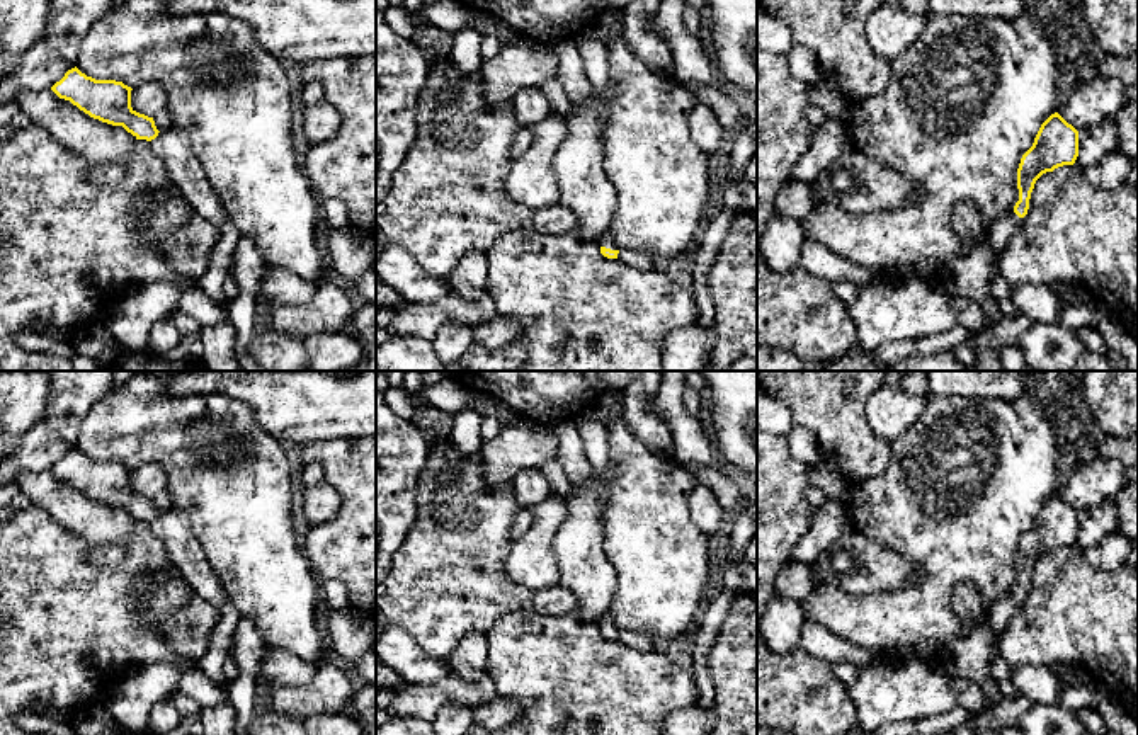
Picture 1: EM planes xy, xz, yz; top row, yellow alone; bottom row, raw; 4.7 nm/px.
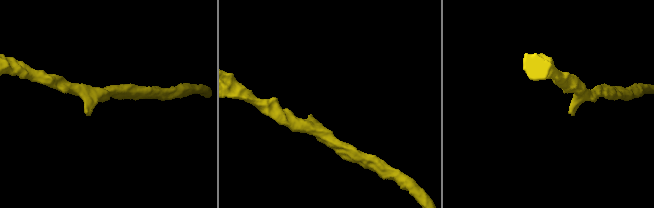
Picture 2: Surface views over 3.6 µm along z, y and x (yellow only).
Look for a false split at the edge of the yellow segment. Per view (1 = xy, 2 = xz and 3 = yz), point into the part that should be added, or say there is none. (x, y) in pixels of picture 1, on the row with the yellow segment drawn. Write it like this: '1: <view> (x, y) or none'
1: none
2: xz (606, 239)
3: yz (999, 233)

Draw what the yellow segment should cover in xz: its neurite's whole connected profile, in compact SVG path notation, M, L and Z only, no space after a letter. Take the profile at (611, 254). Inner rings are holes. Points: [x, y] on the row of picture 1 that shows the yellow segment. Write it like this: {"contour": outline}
{"contour": "M606 230L602 235L599 235L597 238L597 243L600 247L600 254L607 259L617 259L617 245L616 245L616 240L614 240L614 235Z"}

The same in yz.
{"contour": "M1058 112L1039 128L1033 146L1022 155L1017 168L1019 201L1012 211L1002 214L988 230L987 243L999 259L1009 238L1021 228L1029 209L1036 180L1063 165L1073 165L1078 157L1078 131Z"}

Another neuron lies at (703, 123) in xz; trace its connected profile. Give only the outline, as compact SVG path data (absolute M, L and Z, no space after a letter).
M697 102L689 114L689 129L696 145L709 157L718 153L725 131L716 114L703 102Z

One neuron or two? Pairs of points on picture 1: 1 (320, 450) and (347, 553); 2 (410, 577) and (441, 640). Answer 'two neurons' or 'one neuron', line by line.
1: one neuron
2: one neuron

